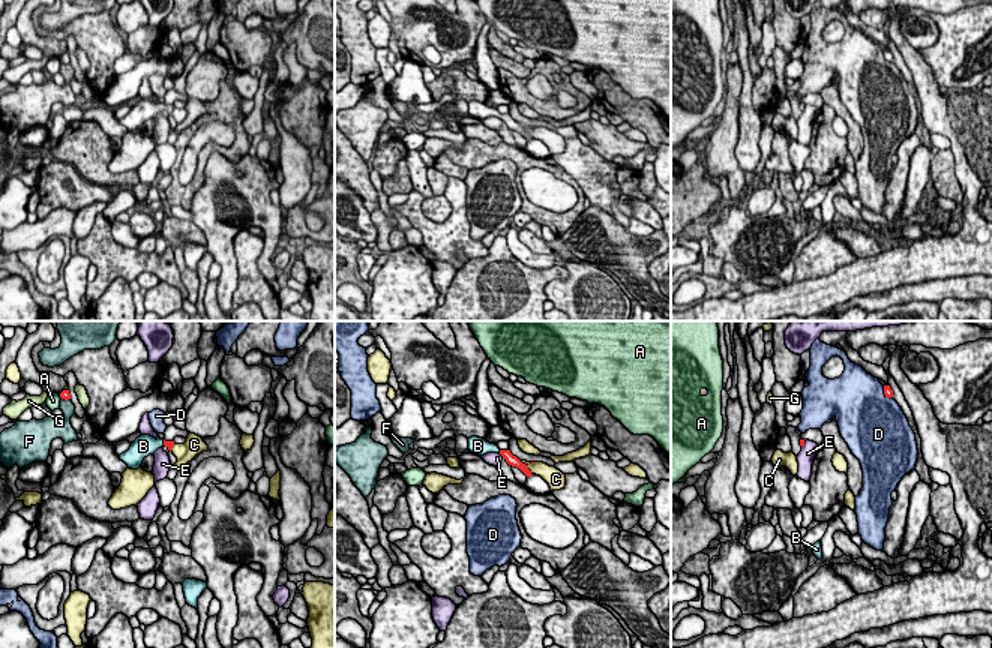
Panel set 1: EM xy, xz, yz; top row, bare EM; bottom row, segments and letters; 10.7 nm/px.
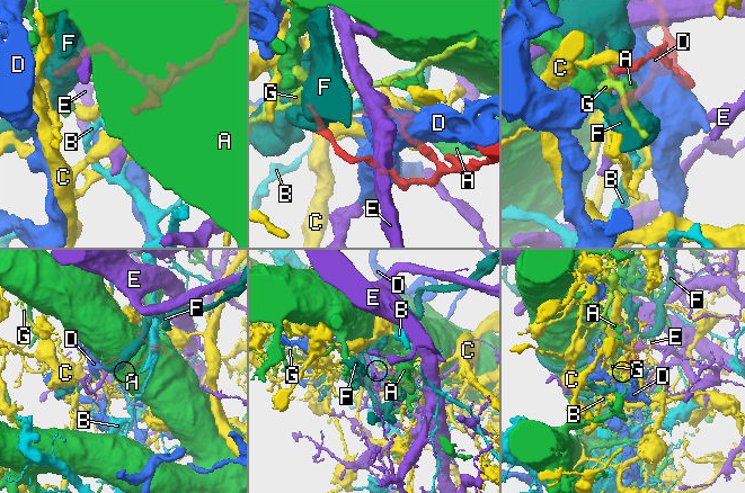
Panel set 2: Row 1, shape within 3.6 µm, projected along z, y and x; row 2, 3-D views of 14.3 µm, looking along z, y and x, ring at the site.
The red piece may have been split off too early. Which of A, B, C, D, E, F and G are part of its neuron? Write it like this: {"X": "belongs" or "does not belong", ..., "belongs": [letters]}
{"A": "does not belong", "B": "belongs", "C": "does not belong", "D": "does not belong", "E": "does not belong", "F": "does not belong", "G": "does not belong", "belongs": ["B"]}

